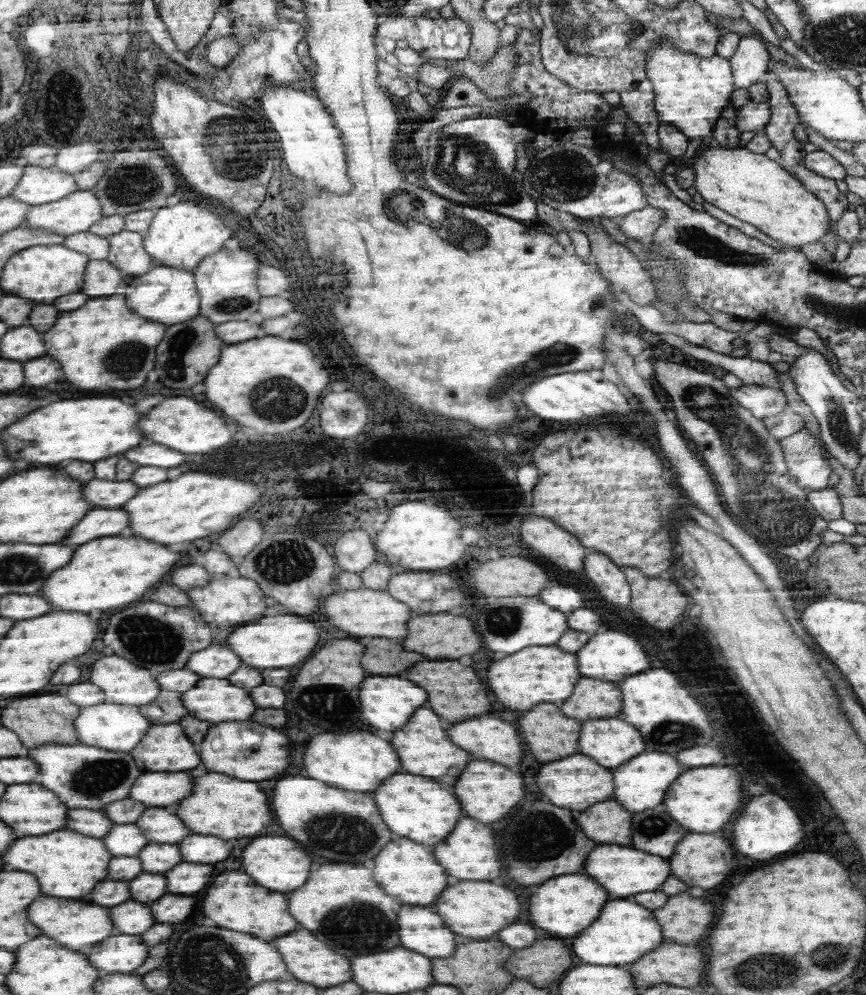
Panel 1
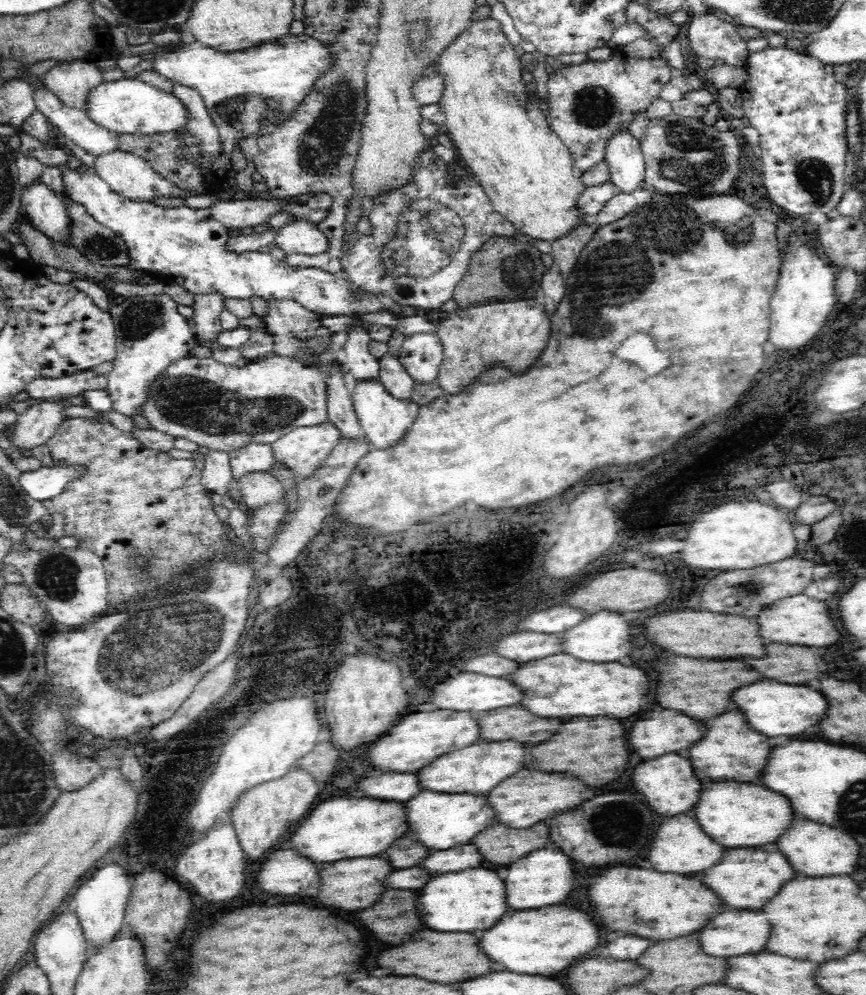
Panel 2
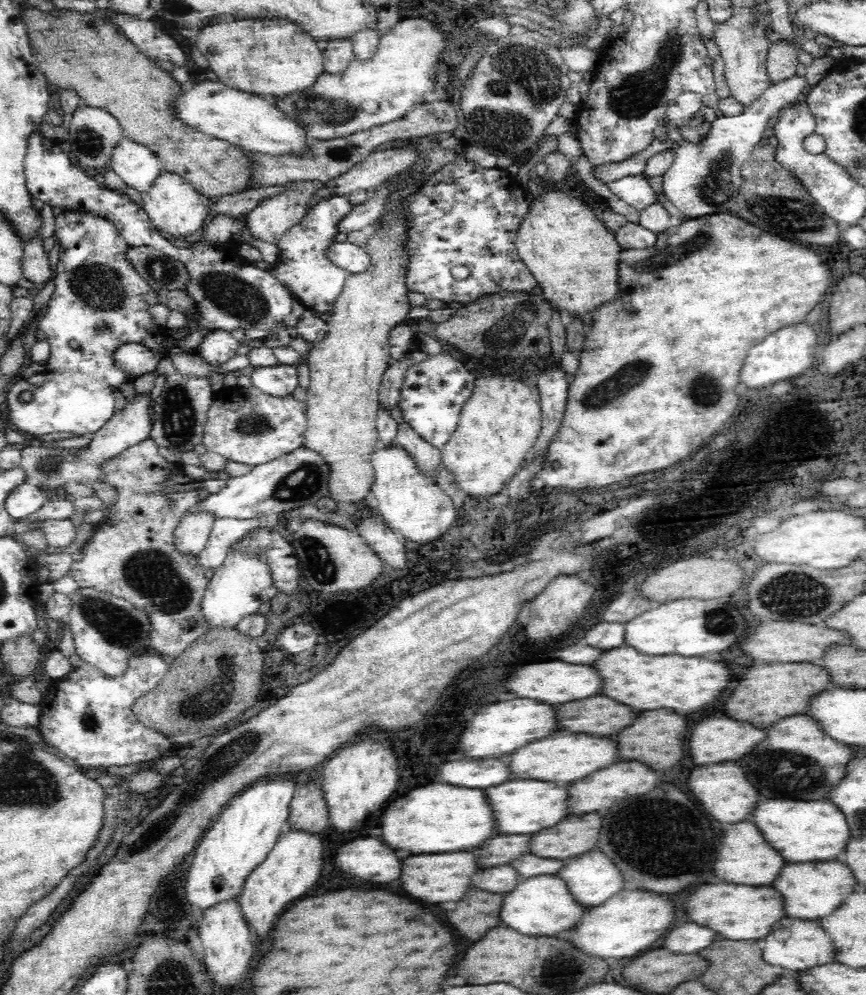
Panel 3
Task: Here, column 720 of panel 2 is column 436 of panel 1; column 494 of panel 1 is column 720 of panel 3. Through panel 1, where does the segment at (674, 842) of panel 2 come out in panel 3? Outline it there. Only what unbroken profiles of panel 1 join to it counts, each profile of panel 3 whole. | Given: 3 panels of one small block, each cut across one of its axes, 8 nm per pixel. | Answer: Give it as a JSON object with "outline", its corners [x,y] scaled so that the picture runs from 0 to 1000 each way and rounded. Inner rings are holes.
{"outline":[[[852,826],[838,830],[834,838],[834,846],[829,852],[829,864],[824,866],[824,878],[836,886],[845,888],[871,888],[871,890],[889,890],[889,884],[898,880],[898,872],[908,868],[894,852],[885,852],[880,848],[880,840],[875,840],[875,832],[866,826]]]}

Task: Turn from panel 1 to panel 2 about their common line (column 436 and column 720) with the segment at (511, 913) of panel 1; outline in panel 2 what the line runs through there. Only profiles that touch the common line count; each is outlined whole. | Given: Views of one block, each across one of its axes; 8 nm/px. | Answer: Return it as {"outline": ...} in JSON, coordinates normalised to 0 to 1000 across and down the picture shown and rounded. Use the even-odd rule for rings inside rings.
{"outline":[[[697,870],[681,888],[681,905],[688,923],[704,935],[734,939],[751,945],[776,945],[811,933],[824,917],[834,917],[834,905],[804,882],[753,876],[746,872]]]}

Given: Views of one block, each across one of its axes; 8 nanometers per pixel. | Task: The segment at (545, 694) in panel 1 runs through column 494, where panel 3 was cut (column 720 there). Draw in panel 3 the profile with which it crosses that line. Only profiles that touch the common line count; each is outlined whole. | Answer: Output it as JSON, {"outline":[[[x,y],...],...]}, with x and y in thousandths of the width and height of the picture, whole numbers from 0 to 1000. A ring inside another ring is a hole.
{"outline":[[[725,649],[701,653],[682,667],[697,681],[695,697],[732,714],[778,712],[783,718],[799,718],[827,706],[834,691],[845,683],[845,673],[838,665],[792,659],[744,659]]]}

